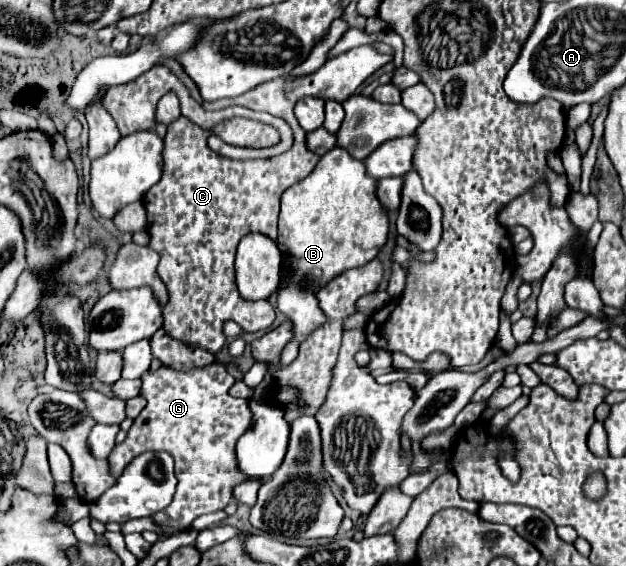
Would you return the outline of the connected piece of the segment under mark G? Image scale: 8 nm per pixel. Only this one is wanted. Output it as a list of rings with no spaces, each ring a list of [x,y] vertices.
[[[221,363],[209,365],[207,369],[191,369],[191,373],[175,373],[175,369],[157,369],[143,373],[143,387],[141,395],[147,399],[147,407],[139,413],[133,427],[129,429],[129,435],[123,443],[115,445],[115,449],[109,455],[111,473],[119,477],[127,463],[141,455],[143,451],[167,451],[175,459],[175,475],[179,479],[177,493],[167,509],[153,515],[153,519],[159,525],[171,525],[177,529],[189,529],[193,519],[205,513],[221,511],[231,499],[233,499],[233,487],[237,483],[247,481],[239,469],[235,469],[235,441],[245,433],[247,427],[251,427],[251,409],[249,399],[235,399],[229,395],[229,387],[233,385],[233,377],[227,373],[227,369]]]

